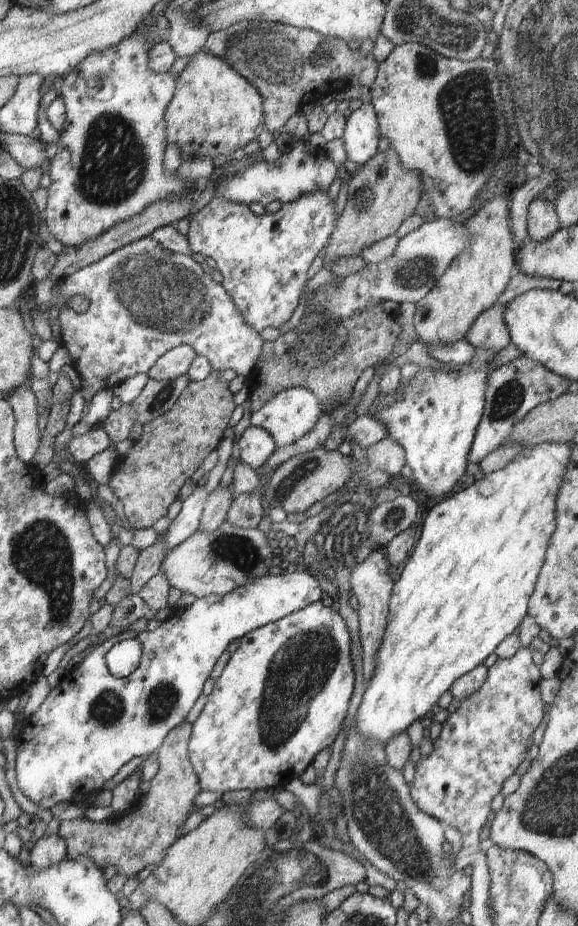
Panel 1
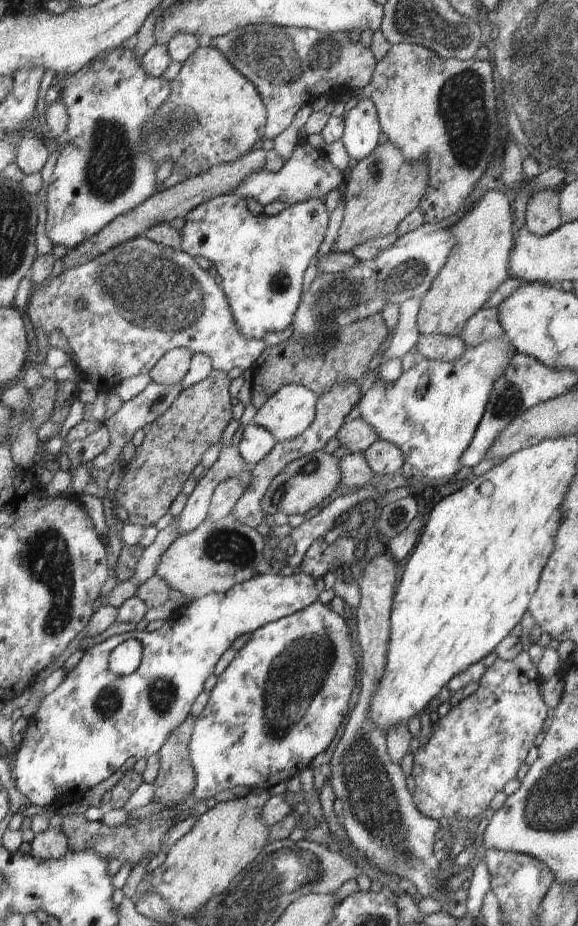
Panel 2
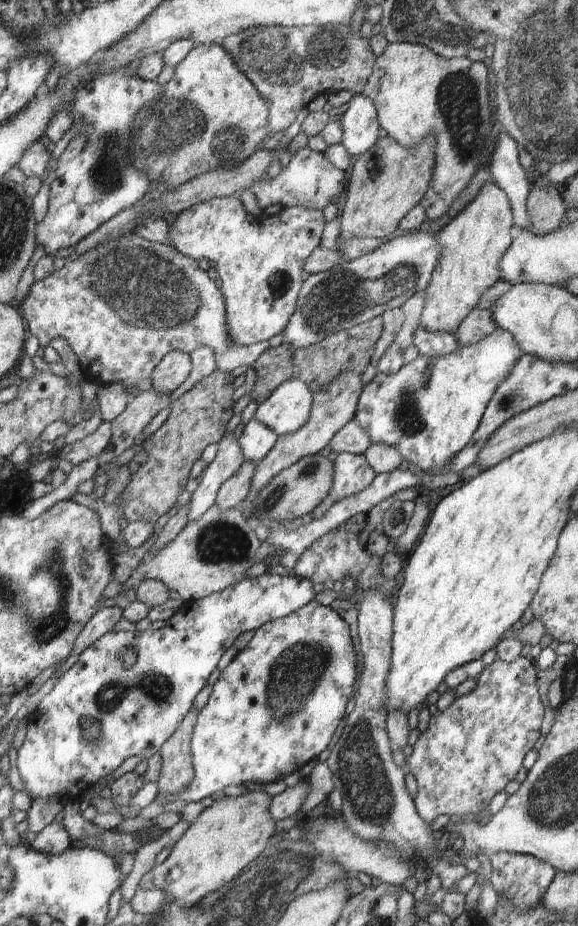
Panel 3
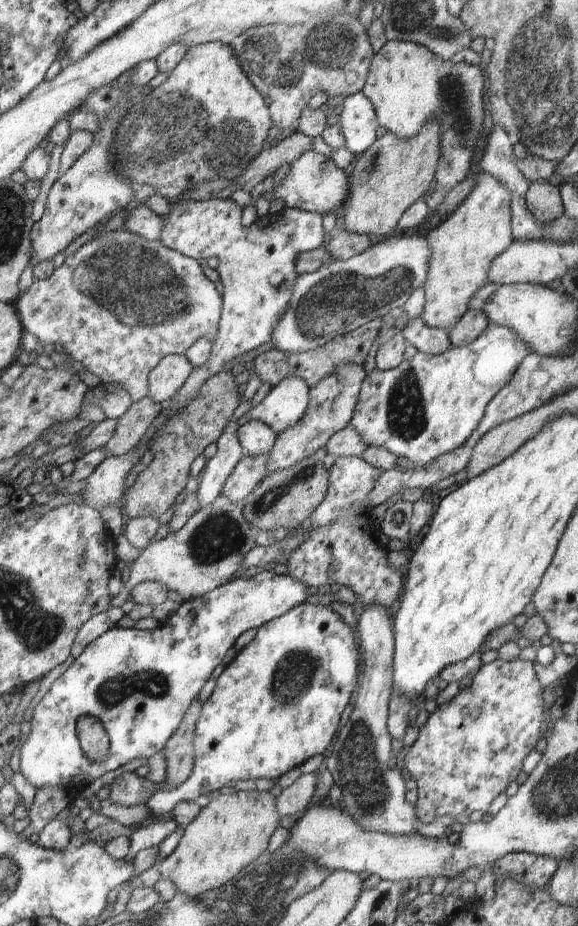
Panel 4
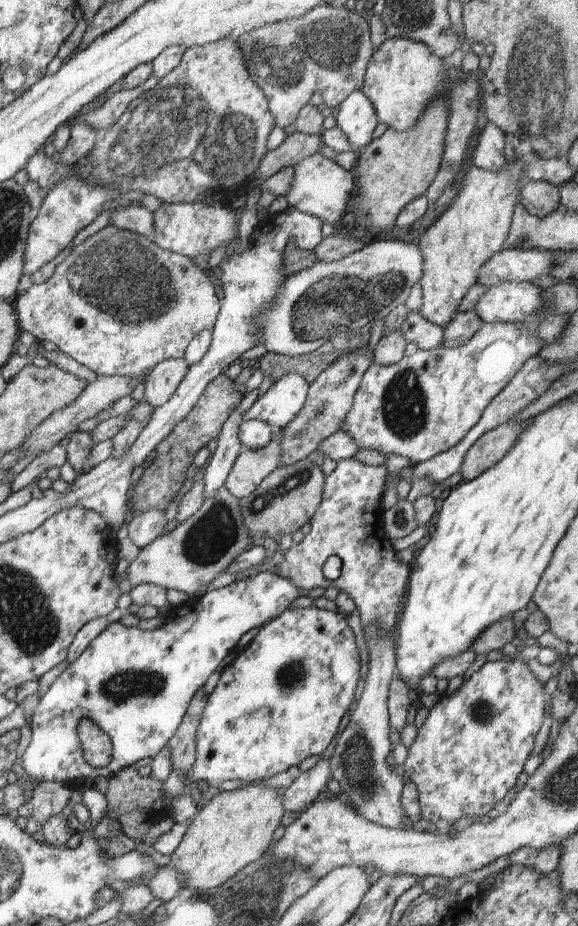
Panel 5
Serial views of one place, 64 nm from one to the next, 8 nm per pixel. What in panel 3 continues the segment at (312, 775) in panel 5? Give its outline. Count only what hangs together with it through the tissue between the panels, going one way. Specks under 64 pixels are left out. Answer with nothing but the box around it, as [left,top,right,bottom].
[270,779,310,823]

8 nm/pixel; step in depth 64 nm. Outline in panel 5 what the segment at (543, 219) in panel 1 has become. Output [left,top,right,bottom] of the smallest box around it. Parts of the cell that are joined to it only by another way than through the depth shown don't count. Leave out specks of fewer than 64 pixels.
[520,181,560,218]

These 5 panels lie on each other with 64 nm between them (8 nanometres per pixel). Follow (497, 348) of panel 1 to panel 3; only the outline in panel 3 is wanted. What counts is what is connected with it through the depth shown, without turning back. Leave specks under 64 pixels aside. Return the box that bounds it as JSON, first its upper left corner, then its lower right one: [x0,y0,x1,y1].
[452,307,499,347]

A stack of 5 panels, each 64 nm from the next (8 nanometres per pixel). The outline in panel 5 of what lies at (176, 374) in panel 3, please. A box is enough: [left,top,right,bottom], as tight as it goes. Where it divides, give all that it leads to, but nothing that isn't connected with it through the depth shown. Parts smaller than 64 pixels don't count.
[145,358,189,408]

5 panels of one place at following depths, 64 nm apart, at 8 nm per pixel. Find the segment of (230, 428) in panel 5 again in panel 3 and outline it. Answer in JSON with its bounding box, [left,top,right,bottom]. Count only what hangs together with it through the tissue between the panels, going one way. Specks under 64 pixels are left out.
[188,432,245,522]

